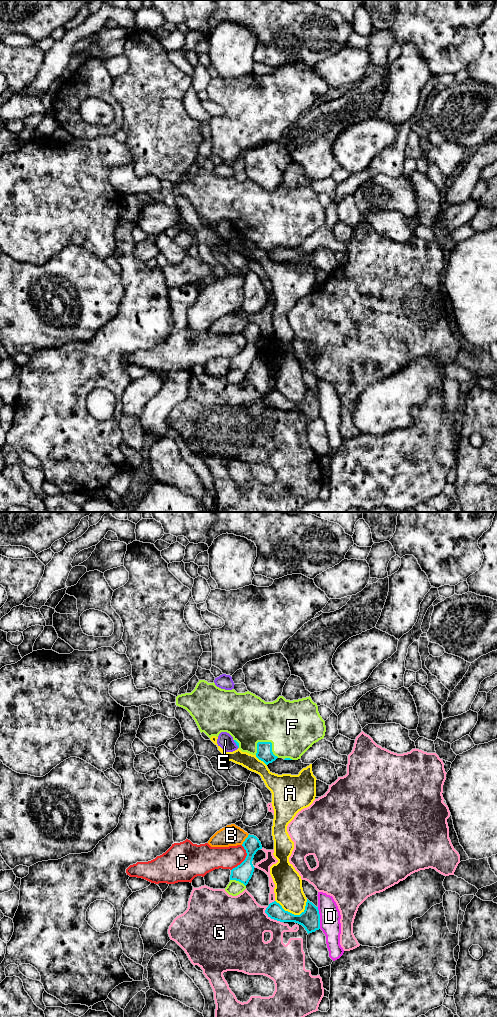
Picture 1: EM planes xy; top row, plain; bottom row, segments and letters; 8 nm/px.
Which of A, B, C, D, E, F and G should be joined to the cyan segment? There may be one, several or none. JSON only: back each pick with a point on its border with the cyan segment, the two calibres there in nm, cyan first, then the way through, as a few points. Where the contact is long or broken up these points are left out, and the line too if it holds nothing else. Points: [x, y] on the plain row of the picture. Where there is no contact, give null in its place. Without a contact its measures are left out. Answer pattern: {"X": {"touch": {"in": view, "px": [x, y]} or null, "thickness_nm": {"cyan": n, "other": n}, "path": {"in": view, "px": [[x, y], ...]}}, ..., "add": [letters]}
{"F": {"touch": {"in": "xy", "px": [271, 231]}, "thickness_nm": {"cyan": 130, "other": 420}}, "add": ["F"]}

